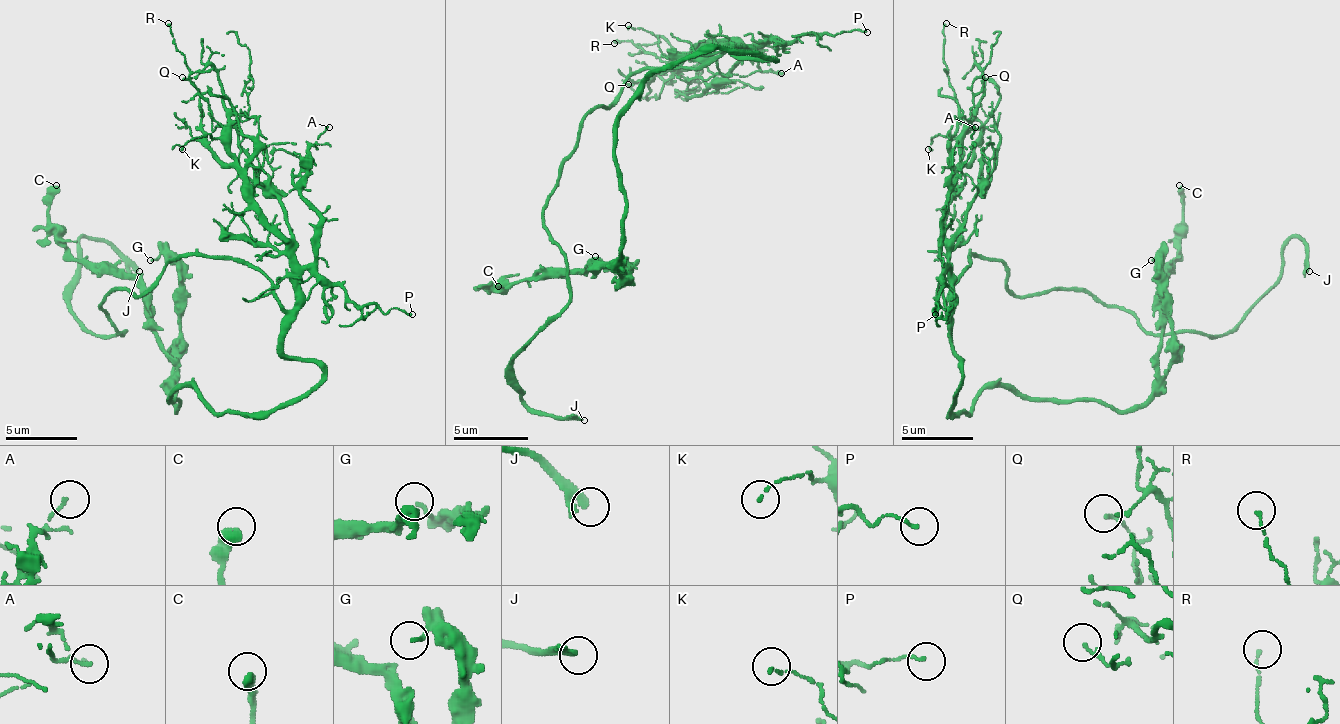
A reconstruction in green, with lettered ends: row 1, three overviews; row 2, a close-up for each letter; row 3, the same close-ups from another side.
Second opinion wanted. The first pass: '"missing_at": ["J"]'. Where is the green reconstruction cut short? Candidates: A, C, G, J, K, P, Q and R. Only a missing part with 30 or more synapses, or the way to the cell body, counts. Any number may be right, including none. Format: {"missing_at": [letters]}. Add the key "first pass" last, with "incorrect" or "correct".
{"missing_at": ["J"], "first pass": "correct"}

